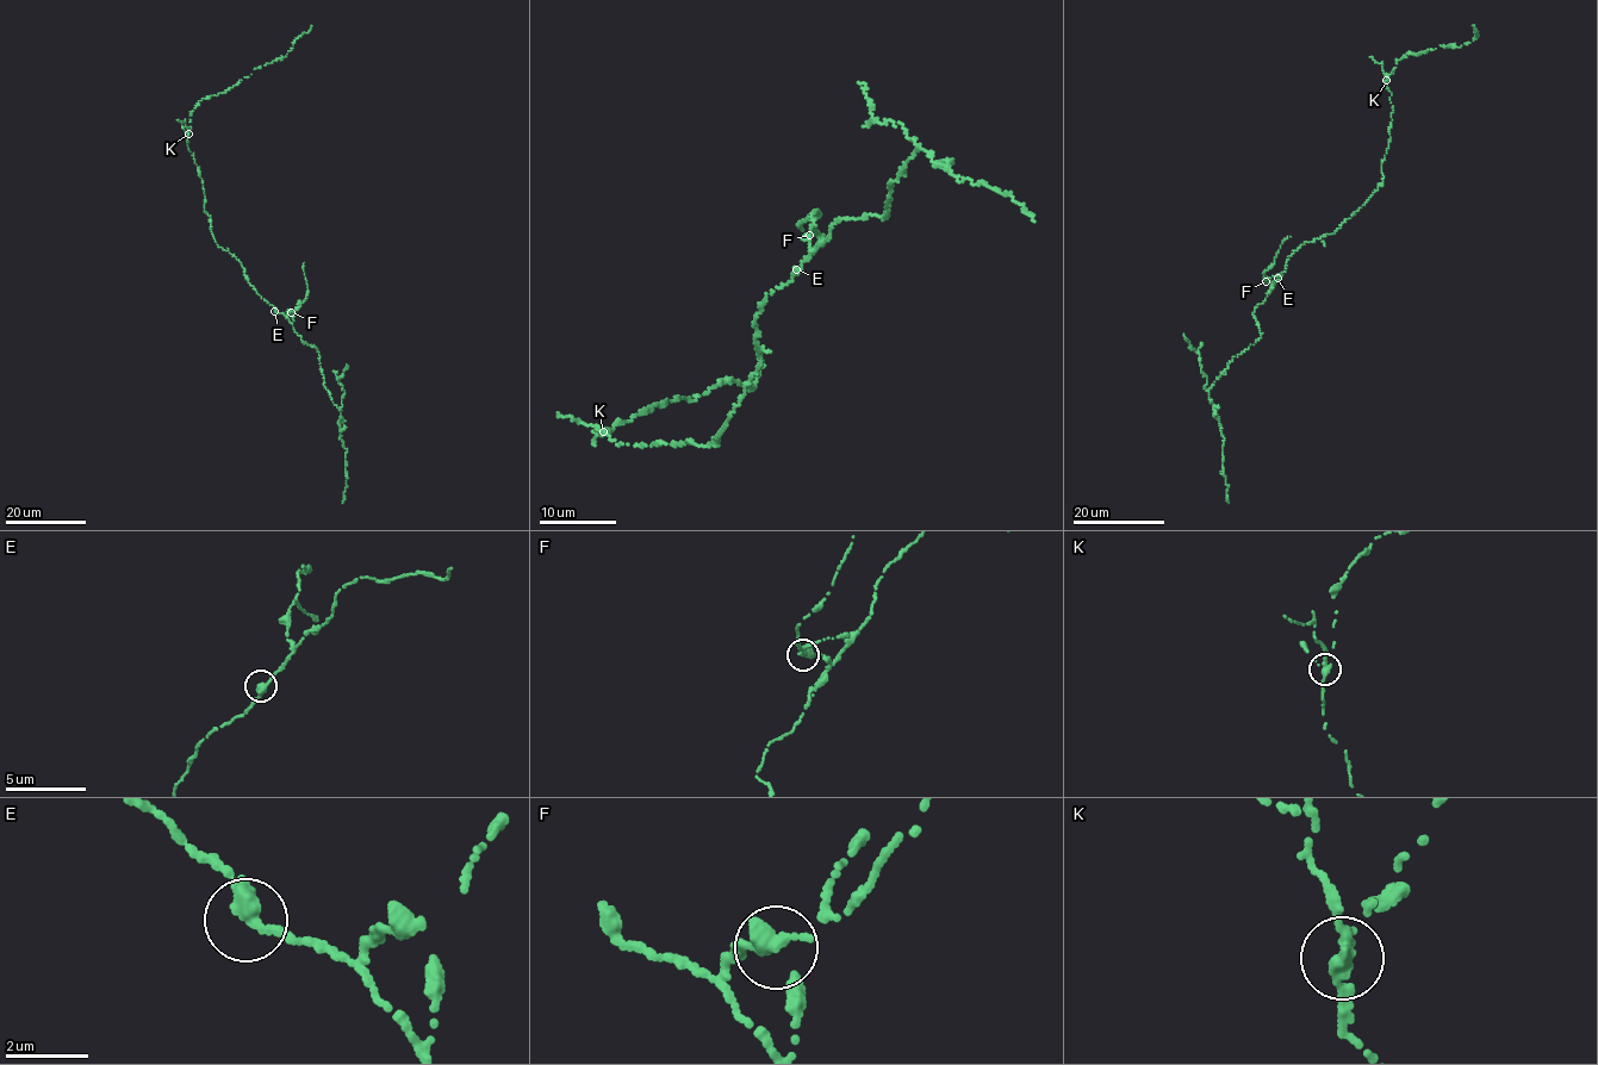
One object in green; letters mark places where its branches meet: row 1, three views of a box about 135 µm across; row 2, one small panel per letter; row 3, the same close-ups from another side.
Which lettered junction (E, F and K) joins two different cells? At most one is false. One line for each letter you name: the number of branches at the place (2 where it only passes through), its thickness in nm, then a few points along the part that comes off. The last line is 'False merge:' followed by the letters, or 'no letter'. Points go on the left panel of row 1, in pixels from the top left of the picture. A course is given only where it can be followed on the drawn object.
False merge: no letter

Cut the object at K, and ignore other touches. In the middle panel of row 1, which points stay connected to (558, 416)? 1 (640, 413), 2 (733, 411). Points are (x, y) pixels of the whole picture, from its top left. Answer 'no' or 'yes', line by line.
1: no
2: yes

